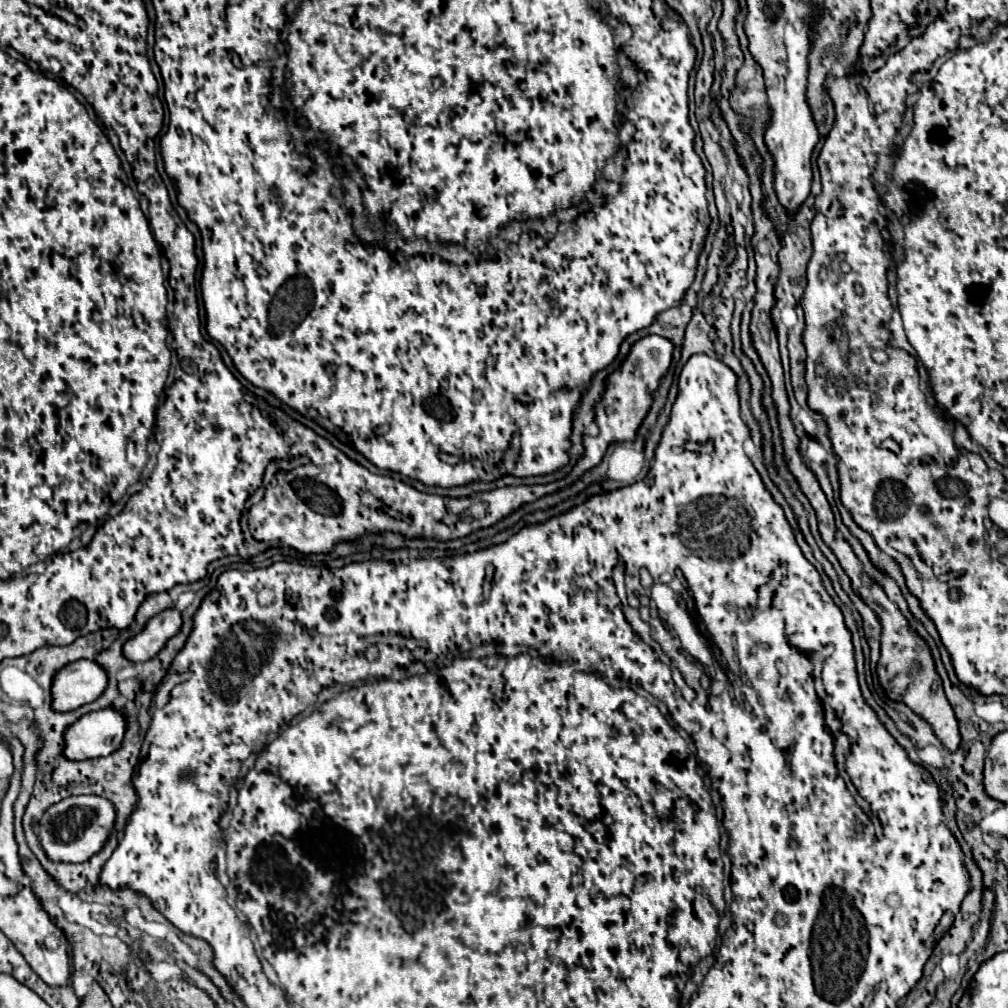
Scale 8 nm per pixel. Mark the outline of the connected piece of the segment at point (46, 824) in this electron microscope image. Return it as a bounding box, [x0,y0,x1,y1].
[38,795,116,863]

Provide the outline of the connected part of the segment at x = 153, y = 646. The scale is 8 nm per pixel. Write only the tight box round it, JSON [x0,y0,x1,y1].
[122,609,182,663]

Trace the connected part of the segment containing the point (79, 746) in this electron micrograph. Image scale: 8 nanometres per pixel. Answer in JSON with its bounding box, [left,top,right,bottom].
[62,707,124,761]

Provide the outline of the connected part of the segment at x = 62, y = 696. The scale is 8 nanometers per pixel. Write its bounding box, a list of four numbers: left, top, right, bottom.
[52,661,106,711]

